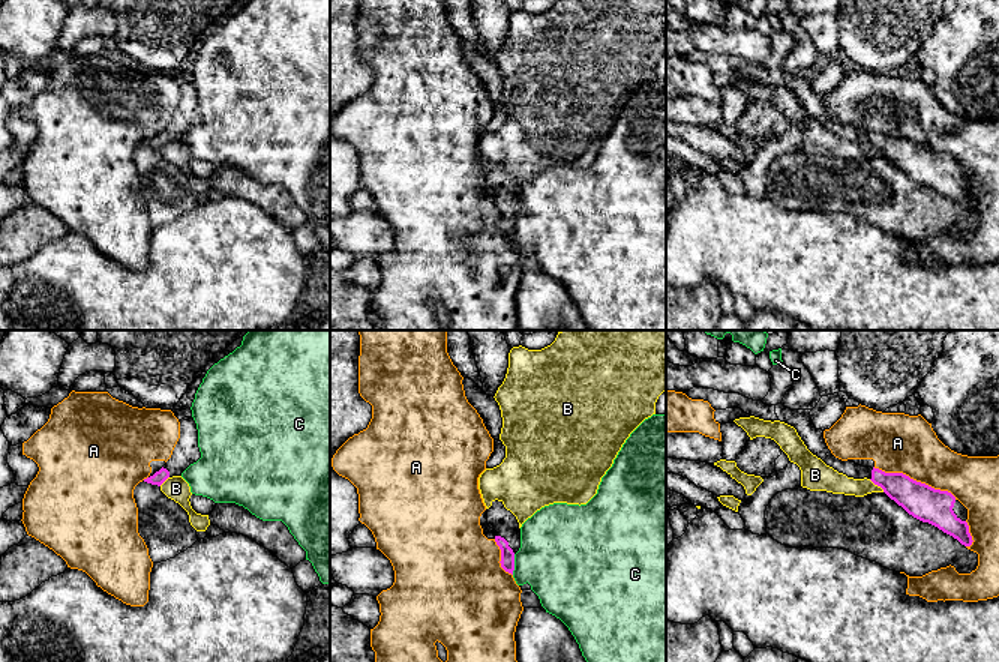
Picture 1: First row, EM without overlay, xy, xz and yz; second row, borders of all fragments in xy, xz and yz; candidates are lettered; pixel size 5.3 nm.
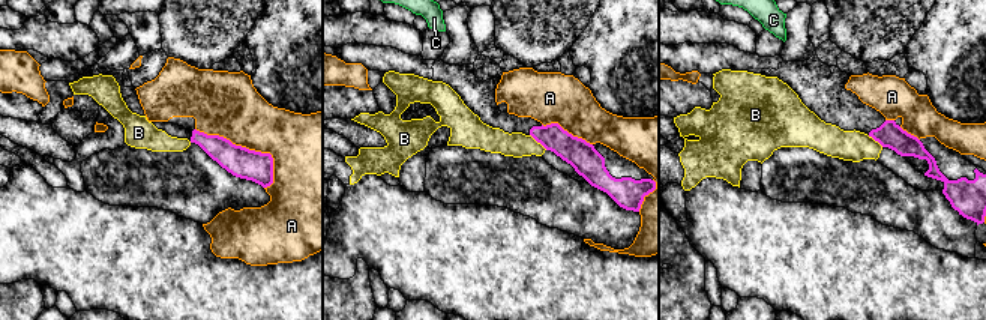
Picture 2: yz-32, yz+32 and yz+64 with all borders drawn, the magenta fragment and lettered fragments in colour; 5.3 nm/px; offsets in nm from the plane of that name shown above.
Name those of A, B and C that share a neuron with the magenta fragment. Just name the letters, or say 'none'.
none

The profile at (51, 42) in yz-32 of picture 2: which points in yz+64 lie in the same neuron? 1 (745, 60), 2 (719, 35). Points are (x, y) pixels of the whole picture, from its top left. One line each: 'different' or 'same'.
1: different
2: same

